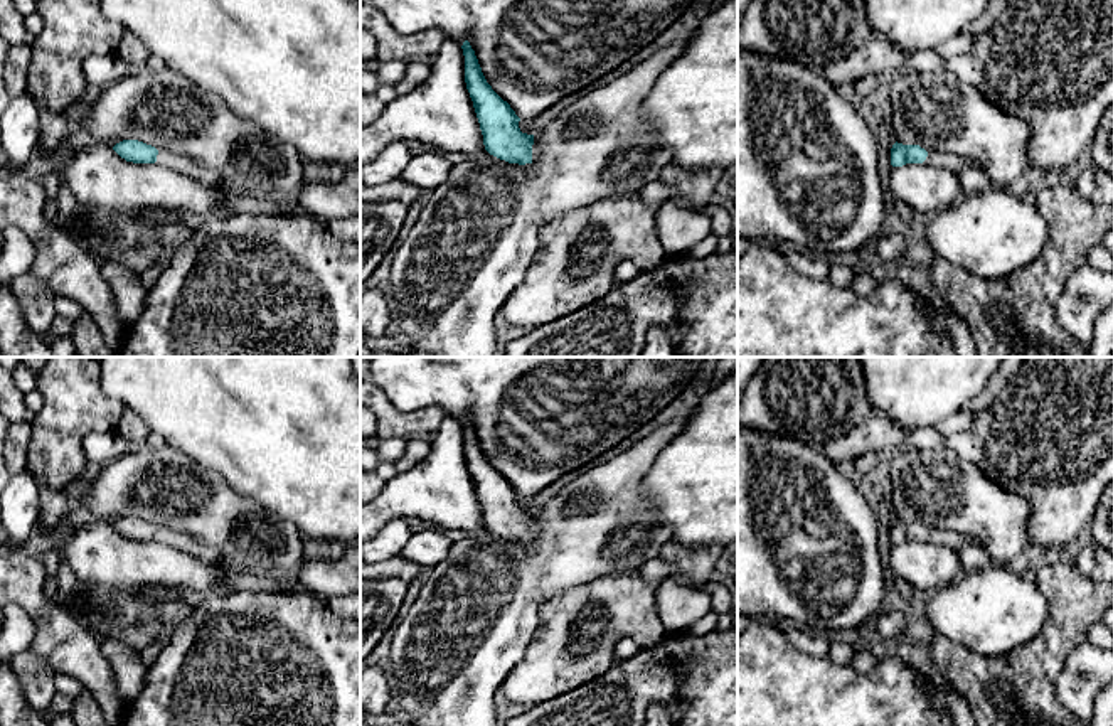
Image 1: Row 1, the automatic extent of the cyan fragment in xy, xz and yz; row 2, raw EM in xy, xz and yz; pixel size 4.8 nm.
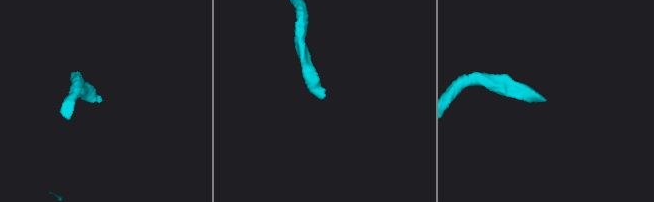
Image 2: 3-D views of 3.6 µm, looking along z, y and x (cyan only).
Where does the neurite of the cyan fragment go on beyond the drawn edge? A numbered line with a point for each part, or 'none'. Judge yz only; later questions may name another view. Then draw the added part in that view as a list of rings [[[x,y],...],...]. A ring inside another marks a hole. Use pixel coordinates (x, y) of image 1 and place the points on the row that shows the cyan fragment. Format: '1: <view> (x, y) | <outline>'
1: yz (940, 160) | [[[929,152],[924,163],[941,170],[950,170],[953,173],[958,173],[968,167],[968,163],[960,157],[948,155],[948,153],[929,153]]]

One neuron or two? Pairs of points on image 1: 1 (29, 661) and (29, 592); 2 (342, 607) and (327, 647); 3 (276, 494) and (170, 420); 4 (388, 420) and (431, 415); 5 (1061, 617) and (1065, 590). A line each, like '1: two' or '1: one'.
1: two
2: two
3: one
4: one
5: one

